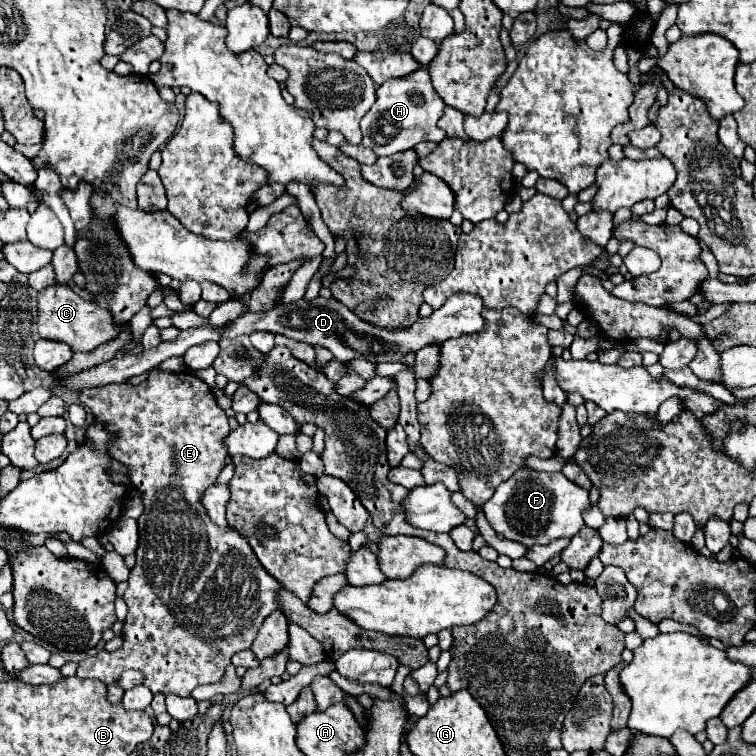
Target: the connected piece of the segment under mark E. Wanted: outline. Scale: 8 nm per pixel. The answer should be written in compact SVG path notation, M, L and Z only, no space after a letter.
M154 369L140 385L112 383L108 387L88 387L78 391L78 399L86 405L98 423L104 423L114 437L108 453L128 467L132 485L140 491L144 513L138 517L140 545L136 549L136 567L130 571L124 601L128 615L124 621L124 643L116 651L100 651L78 663L76 675L100 679L106 685L116 681L122 671L144 671L144 685L152 693L174 693L188 697L194 687L216 683L222 679L230 657L242 649L250 649L264 619L278 609L276 595L280 583L272 579L256 559L248 541L232 527L220 529L206 515L198 497L216 481L224 469L228 455L224 439L230 433L224 409L216 405L212 389L194 373L162 373Z

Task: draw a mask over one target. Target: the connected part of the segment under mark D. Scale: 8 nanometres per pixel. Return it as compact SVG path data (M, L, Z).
M456 293L452 295L440 309L436 309L430 317L418 319L410 329L380 329L374 327L372 323L362 321L356 317L346 305L342 305L336 299L324 299L316 297L312 301L300 299L292 305L276 305L270 311L262 313L246 313L244 317L236 319L228 327L222 329L222 337L238 337L238 335L250 335L254 331L268 331L268 333L280 333L284 337L304 341L308 345L322 345L332 351L332 355L346 363L356 357L364 357L366 361L372 363L382 363L382 361L400 361L402 355L408 351L418 351L430 343L442 343L452 337L460 337L462 333L478 333L484 329L484 319L480 311L484 309L482 299L478 295L470 293Z

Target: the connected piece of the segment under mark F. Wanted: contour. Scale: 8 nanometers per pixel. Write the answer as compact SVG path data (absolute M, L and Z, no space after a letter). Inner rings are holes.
M522 469L512 475L504 485L500 485L482 509L488 523L498 535L532 547L548 545L560 537L574 537L584 525L582 509L586 509L588 505L588 491L568 481L562 473L532 471L528 475L528 469Z

